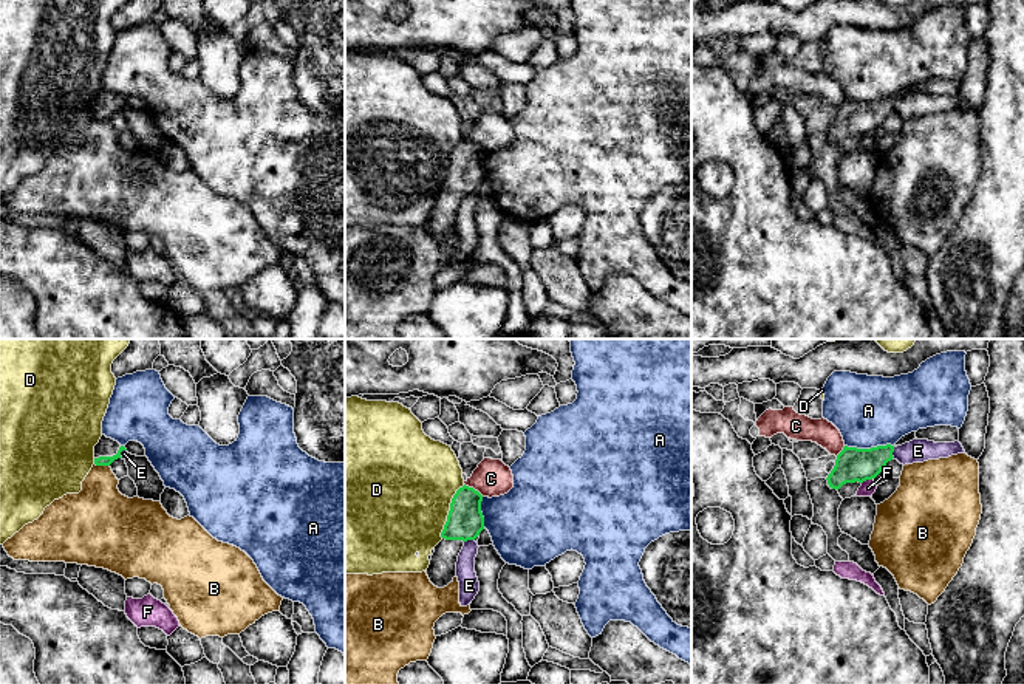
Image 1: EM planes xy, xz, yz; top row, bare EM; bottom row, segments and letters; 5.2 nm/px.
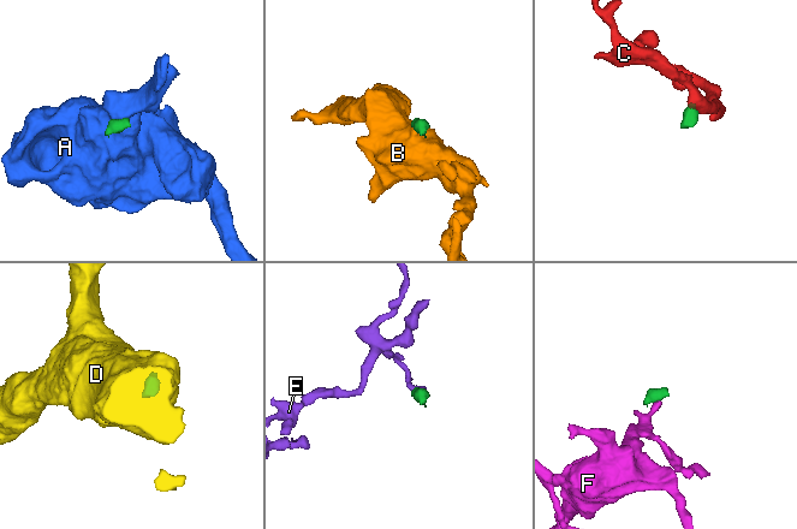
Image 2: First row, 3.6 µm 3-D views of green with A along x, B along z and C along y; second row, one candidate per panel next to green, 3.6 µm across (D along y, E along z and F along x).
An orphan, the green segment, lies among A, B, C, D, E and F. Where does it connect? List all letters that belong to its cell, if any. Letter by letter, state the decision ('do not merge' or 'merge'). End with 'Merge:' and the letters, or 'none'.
A: do not merge
B: do not merge
C: do not merge
D: do not merge
E: do not merge
F: do not merge
Merge: none

